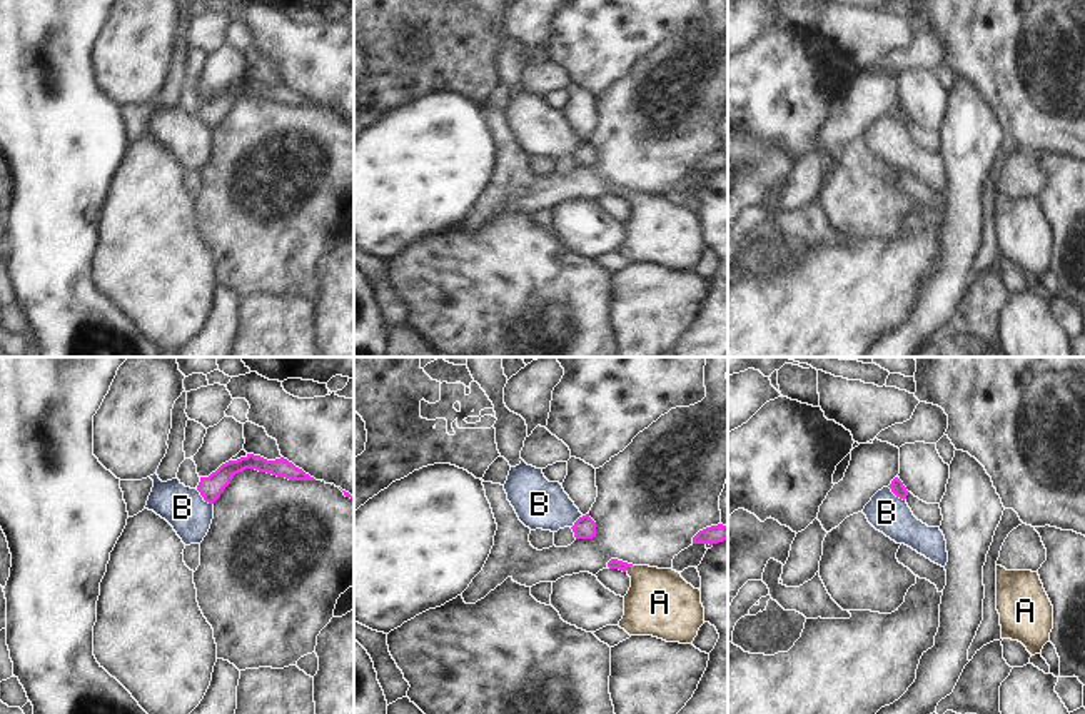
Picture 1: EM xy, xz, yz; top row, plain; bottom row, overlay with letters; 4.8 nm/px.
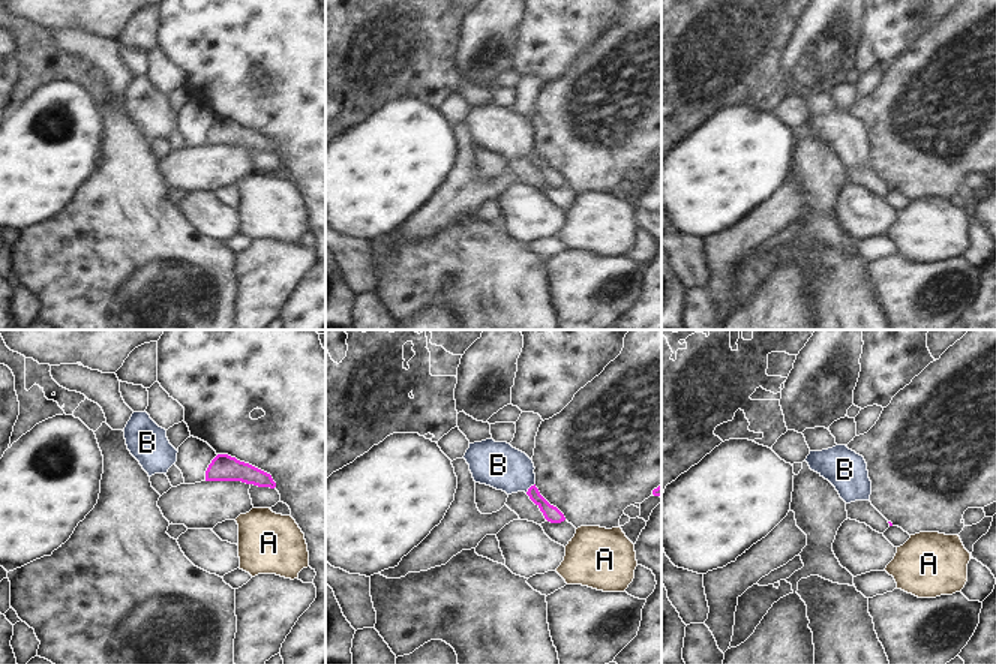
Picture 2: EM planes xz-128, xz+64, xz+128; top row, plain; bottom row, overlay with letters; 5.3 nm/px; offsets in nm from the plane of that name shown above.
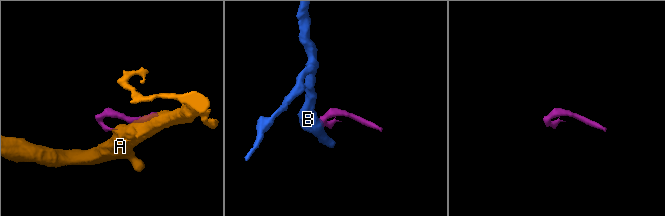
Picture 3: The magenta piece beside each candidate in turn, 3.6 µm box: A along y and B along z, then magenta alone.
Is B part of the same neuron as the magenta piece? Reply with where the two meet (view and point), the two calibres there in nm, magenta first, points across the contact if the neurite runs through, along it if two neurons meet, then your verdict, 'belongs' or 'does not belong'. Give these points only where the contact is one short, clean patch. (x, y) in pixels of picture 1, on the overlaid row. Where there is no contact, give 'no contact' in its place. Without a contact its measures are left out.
contact xy (204, 499); calibres 120 and 200 nm; border xy (196, 489), (212, 504); does not belong

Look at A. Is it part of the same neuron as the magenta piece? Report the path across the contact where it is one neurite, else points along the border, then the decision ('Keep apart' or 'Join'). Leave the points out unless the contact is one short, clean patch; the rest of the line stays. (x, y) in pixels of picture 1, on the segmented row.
Path across: xz (613, 564), (628, 566), (656, 594), (660, 603). Join

